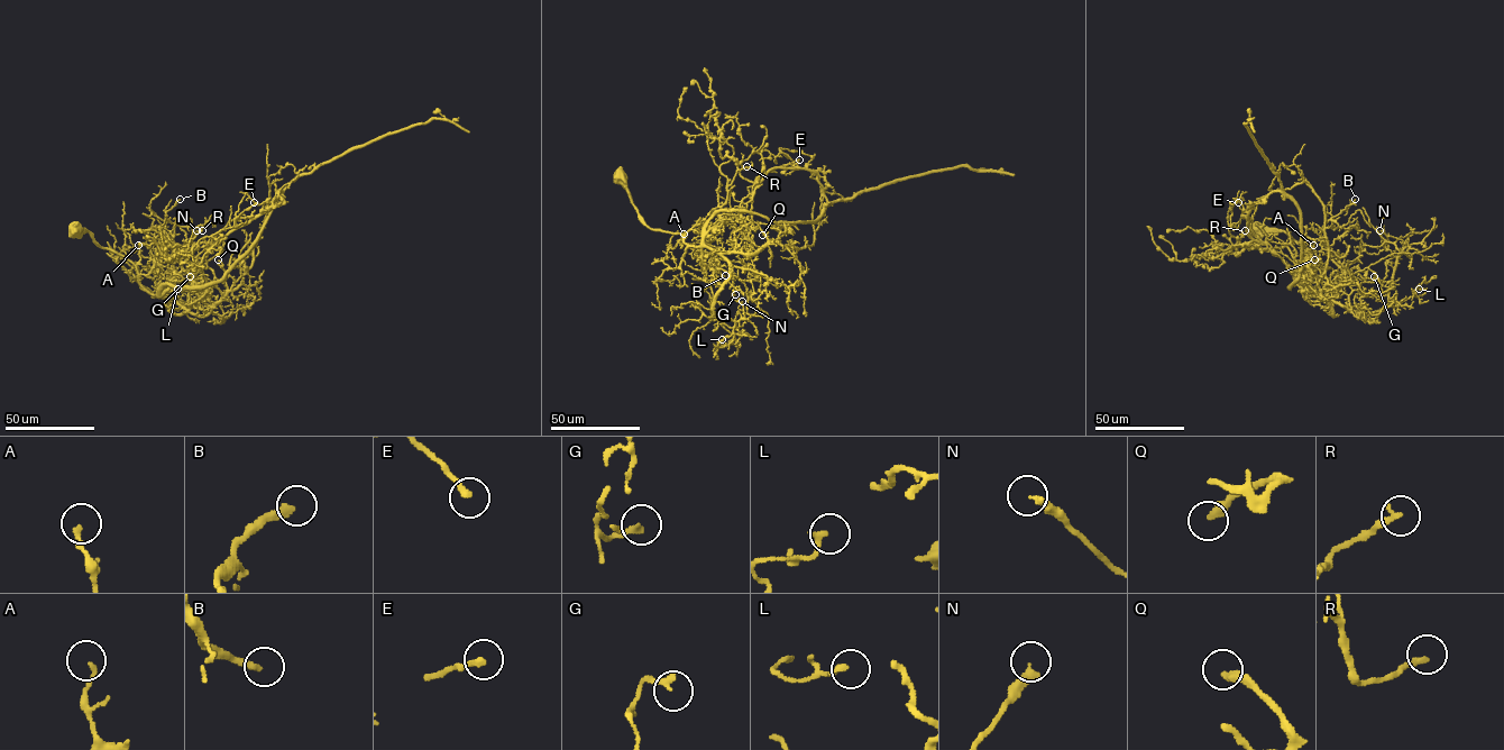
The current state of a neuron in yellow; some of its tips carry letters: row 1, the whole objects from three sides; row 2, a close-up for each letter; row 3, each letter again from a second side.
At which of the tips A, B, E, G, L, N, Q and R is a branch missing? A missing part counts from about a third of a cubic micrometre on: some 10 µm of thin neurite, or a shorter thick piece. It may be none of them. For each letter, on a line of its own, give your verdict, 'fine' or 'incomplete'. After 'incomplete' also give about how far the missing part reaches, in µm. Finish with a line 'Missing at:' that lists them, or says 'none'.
A: fine
B: incomplete; about 35 µm are missing
E: fine
G: fine
L: fine
N: fine
Q: fine
R: fine
Missing at: B

